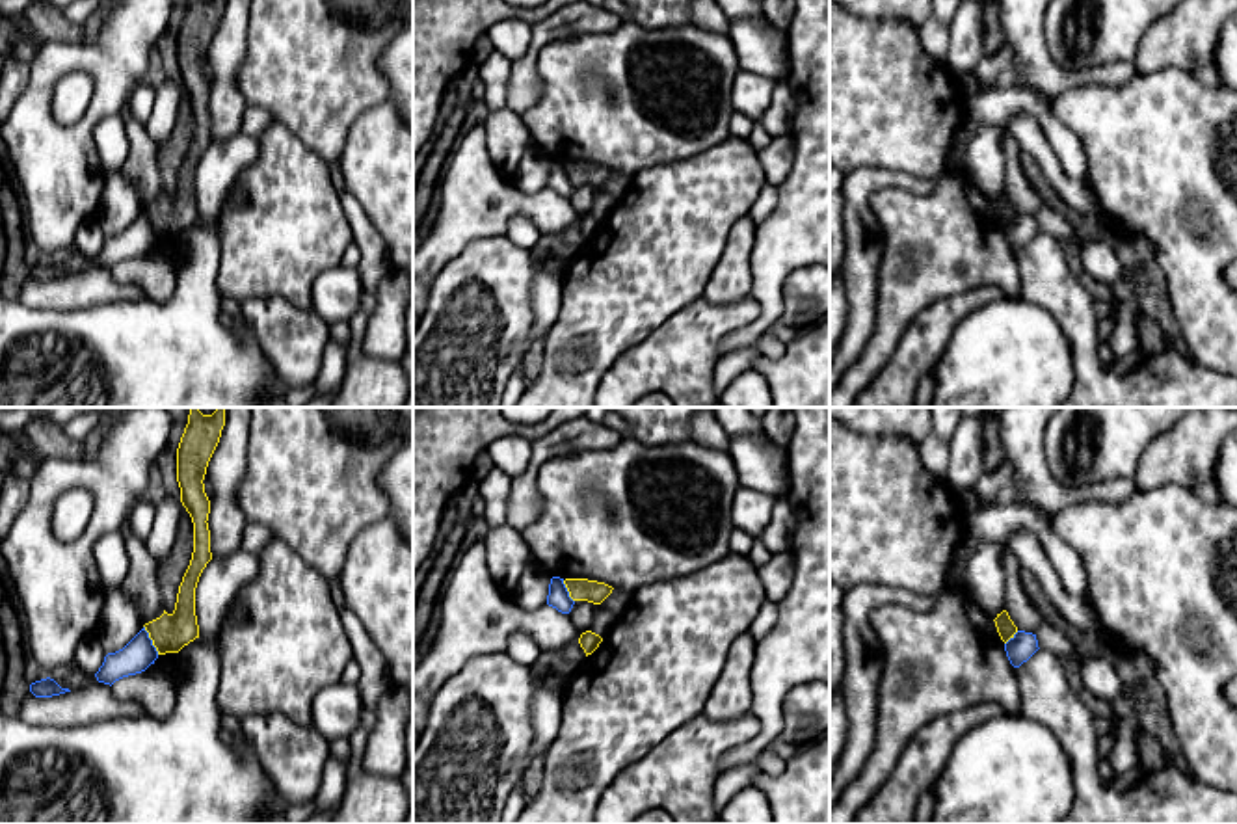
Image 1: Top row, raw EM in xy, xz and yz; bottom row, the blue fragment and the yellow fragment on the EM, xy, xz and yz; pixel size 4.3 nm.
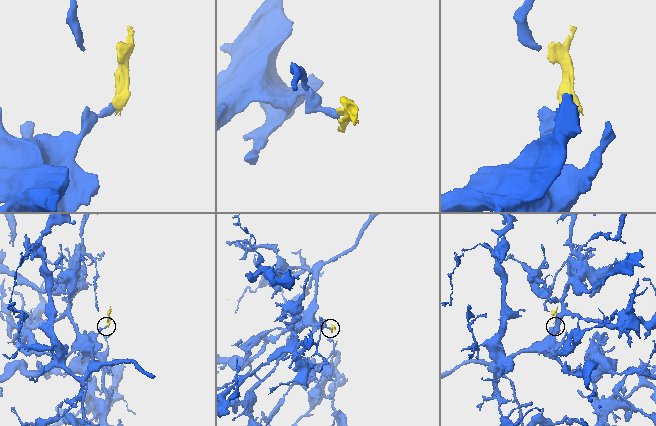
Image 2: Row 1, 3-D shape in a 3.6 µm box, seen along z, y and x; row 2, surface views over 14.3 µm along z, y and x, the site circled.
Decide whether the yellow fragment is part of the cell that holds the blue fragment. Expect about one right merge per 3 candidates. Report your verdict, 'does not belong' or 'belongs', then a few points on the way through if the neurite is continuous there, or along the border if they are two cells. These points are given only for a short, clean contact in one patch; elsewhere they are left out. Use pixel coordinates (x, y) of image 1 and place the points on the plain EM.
does not belong; border along xy (144, 209), (159, 237)

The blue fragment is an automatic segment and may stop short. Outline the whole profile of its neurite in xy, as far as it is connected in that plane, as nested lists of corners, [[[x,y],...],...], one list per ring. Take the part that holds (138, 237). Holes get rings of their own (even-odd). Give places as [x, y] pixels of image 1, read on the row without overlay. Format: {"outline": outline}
{"outline": [[[145,210],[119,234],[108,236],[95,257],[99,266],[113,268],[115,264],[145,255],[158,242],[158,234]]]}

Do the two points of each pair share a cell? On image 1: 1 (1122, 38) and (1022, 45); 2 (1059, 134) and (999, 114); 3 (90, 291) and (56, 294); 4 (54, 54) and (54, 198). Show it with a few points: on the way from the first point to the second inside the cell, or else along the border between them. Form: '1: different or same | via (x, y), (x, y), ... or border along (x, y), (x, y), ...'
1: different | border along (1042, 19), (1048, 53), (1061, 66), (1083, 69)
2: same | via (1046, 119), (1031, 105), (1014, 105)
3: same | via (82, 291), (64, 294)
4: same | via (39, 90), (39, 149), (51, 162)

